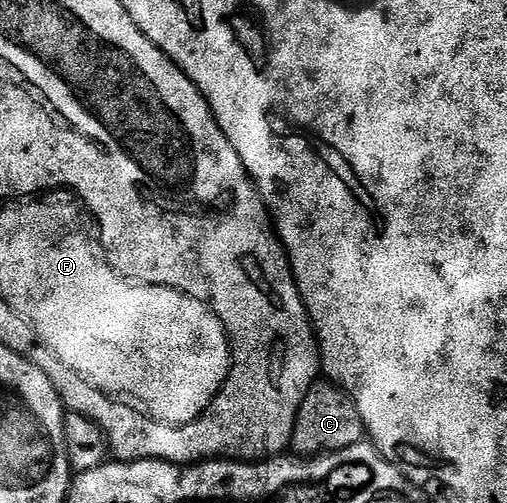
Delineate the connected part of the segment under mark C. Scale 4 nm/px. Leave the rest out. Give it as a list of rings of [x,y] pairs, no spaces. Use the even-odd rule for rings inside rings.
[[[333,382],[322,383],[315,383],[310,389],[302,403],[301,411],[298,412],[298,422],[294,427],[292,448],[302,458],[325,456],[327,452],[339,452],[353,444],[363,443],[367,435],[361,412],[354,405],[353,396]]]

